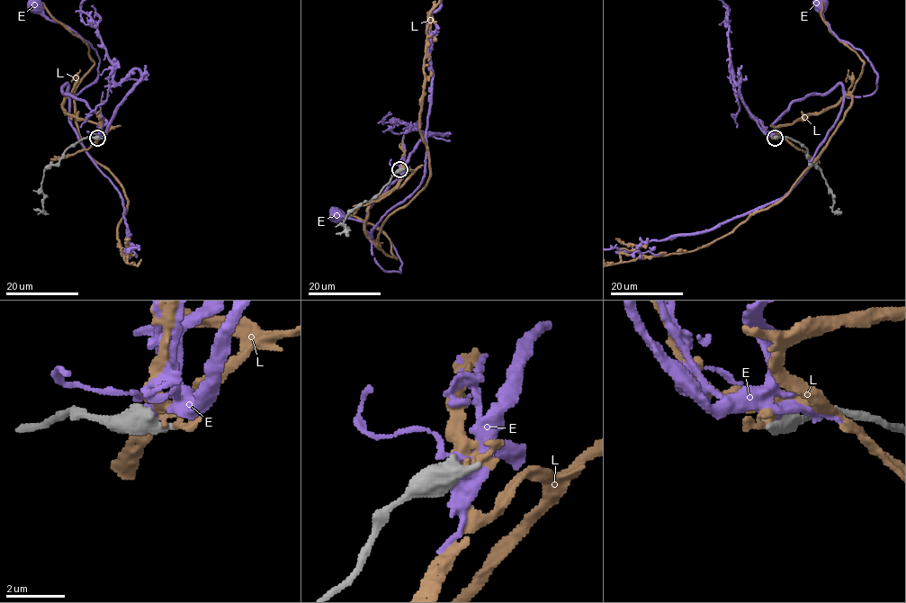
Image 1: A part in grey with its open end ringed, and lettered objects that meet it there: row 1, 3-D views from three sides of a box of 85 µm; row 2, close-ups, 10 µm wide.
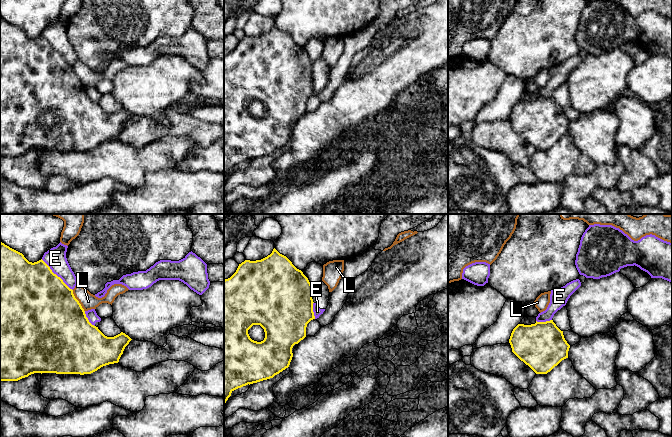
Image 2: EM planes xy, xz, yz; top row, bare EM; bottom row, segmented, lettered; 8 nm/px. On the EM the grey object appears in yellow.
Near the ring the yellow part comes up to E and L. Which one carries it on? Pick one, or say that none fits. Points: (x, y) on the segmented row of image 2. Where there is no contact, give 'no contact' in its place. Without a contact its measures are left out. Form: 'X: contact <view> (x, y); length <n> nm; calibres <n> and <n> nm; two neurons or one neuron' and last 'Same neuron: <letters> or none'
E: contact xy (55, 274); length 360 nm; calibres 500 and 170 nm; two neurons
L: contact xy (78, 301); length 200 nm; calibres 500 and 140 nm; two neurons
Same neuron: none

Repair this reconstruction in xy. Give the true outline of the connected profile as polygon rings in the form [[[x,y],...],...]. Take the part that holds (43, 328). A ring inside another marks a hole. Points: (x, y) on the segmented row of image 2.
[[[0,241],[0,400],[28,412],[44,413],[50,399],[40,394],[41,374],[91,374],[103,366],[118,363],[125,347],[132,339],[121,332],[114,337],[105,336],[98,327],[92,325],[86,317],[85,311],[75,298],[73,290],[63,280],[52,272],[50,267],[41,259],[37,262],[29,262],[22,253],[10,248]]]

